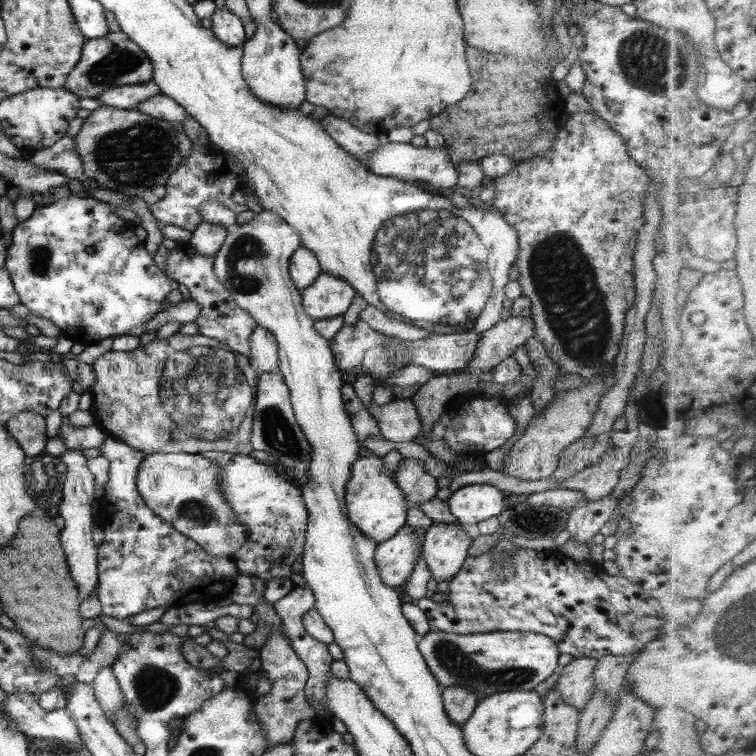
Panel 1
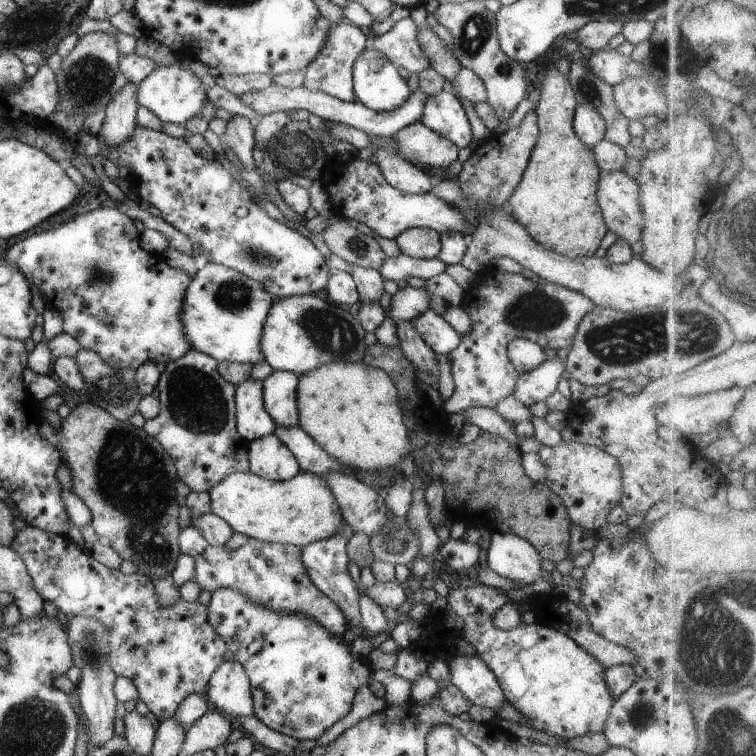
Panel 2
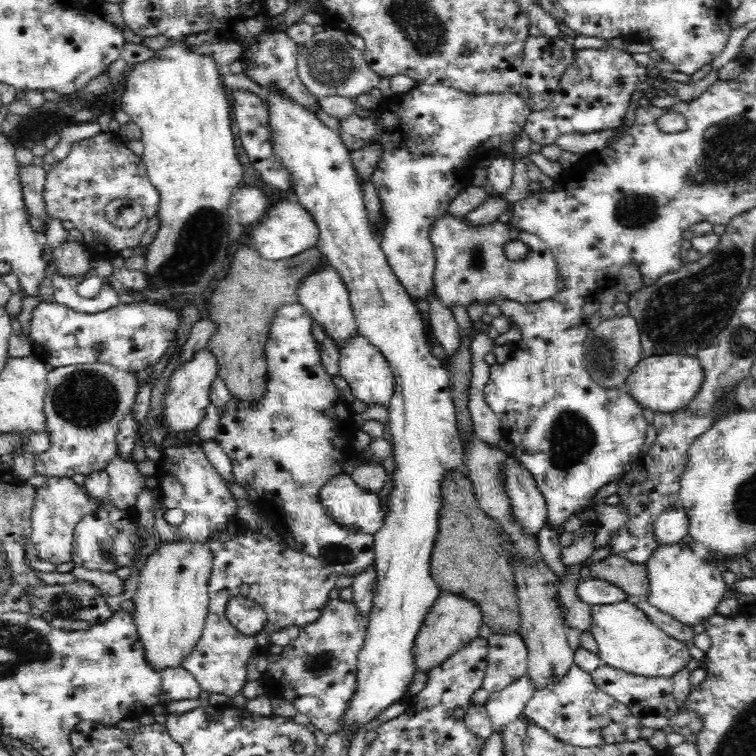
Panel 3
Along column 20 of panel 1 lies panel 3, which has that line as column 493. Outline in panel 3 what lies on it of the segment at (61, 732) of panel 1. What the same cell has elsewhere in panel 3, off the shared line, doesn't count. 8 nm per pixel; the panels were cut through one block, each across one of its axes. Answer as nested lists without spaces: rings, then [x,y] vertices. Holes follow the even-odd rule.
[[[526,674],[512,684],[508,684],[506,688],[490,693],[484,705],[490,717],[493,732],[501,732],[510,722],[514,722],[520,714],[523,714],[535,690],[535,686]]]

